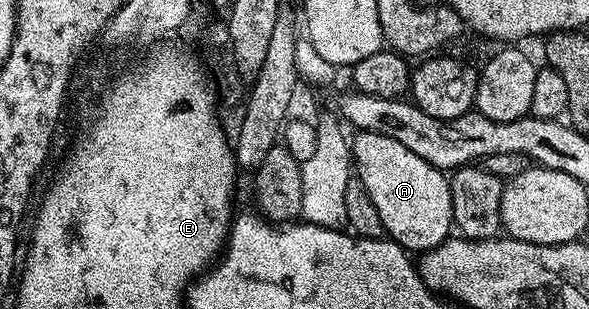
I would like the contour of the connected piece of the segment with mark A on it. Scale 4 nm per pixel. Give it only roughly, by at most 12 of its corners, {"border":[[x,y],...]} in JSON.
{"border":[[376,132],[350,143],[389,241],[451,237],[449,177]]}

